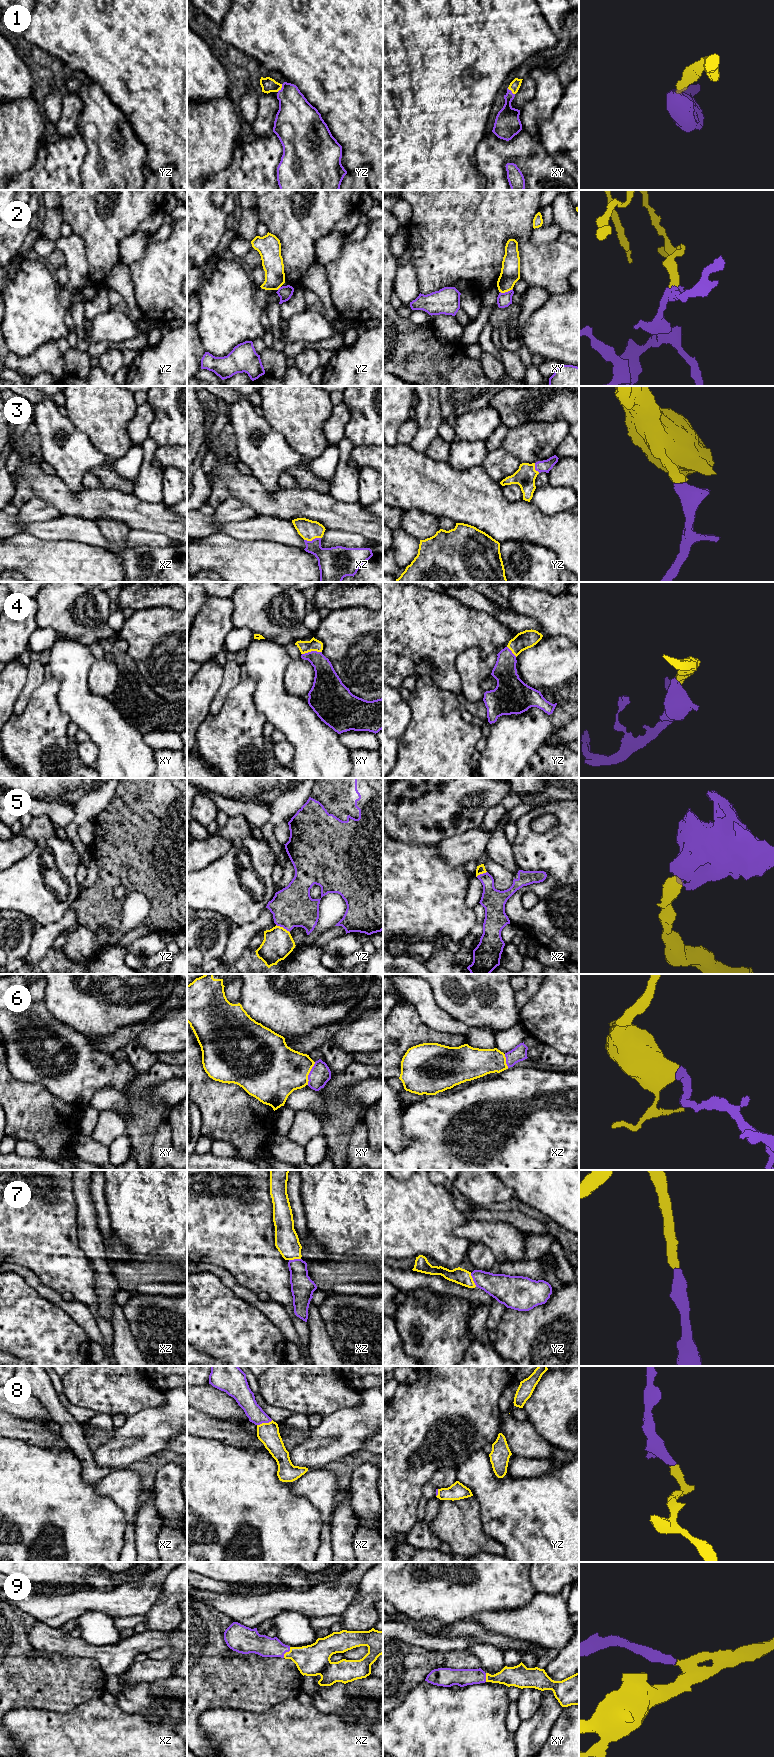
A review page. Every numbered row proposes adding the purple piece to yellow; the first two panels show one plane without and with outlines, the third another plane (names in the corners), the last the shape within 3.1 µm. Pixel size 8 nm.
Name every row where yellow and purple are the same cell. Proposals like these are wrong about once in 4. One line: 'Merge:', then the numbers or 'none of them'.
Merge: 1, 3, 4, 6, 7, 8, 9

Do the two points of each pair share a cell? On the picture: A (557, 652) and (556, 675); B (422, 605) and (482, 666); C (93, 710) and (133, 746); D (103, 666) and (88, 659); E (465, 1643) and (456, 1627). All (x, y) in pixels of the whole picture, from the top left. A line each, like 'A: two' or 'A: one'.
A: one
B: two
C: one
D: two
E: two

